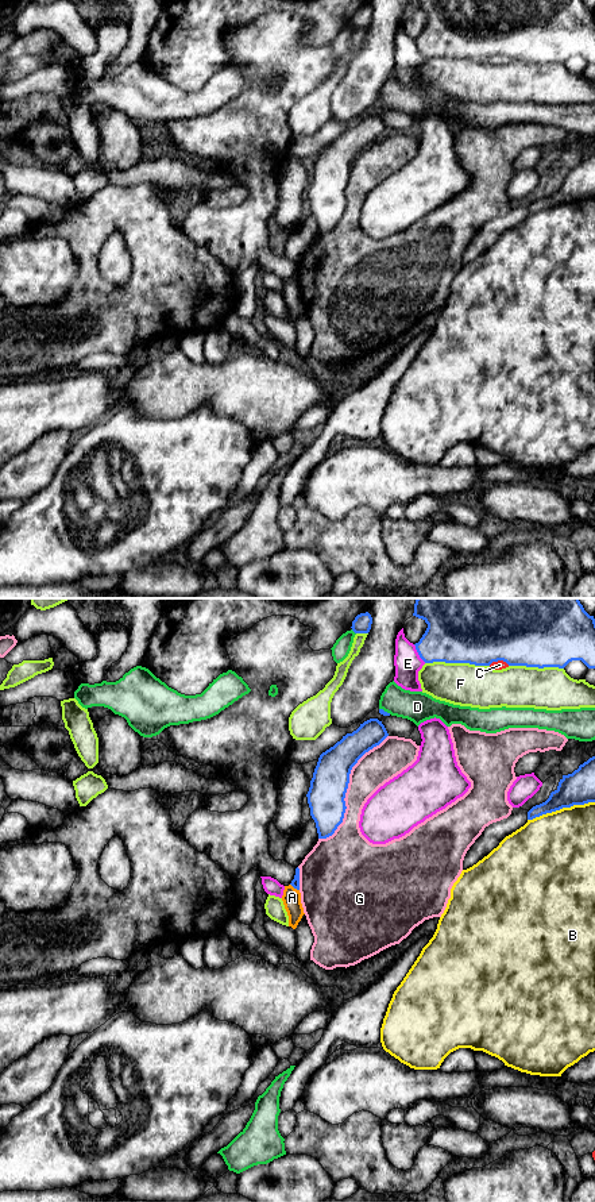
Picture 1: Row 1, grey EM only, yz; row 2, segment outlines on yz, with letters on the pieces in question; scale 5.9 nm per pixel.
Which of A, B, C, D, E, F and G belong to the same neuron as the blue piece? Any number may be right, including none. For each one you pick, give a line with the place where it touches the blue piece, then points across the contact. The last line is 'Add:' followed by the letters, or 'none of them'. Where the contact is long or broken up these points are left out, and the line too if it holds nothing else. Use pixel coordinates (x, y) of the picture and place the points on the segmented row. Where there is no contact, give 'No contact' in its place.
Add: none of them

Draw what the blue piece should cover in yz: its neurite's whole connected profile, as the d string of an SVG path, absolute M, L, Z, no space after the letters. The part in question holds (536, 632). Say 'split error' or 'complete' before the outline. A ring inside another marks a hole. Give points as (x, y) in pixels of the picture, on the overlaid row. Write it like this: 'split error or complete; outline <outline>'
complete; outline M417 598L413 616L428 624L420 642L414 644L425 663L445 662L490 666L492 662L503 660L509 666L564 669L572 660L582 660L588 669L595 669L595 619L584 610L579 598Z

